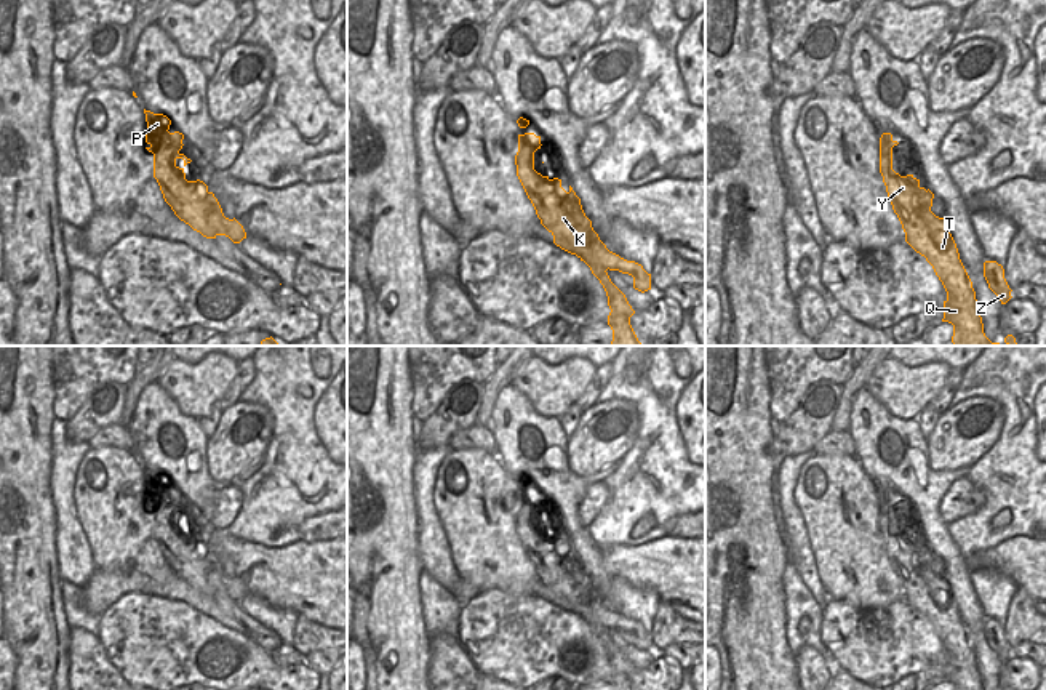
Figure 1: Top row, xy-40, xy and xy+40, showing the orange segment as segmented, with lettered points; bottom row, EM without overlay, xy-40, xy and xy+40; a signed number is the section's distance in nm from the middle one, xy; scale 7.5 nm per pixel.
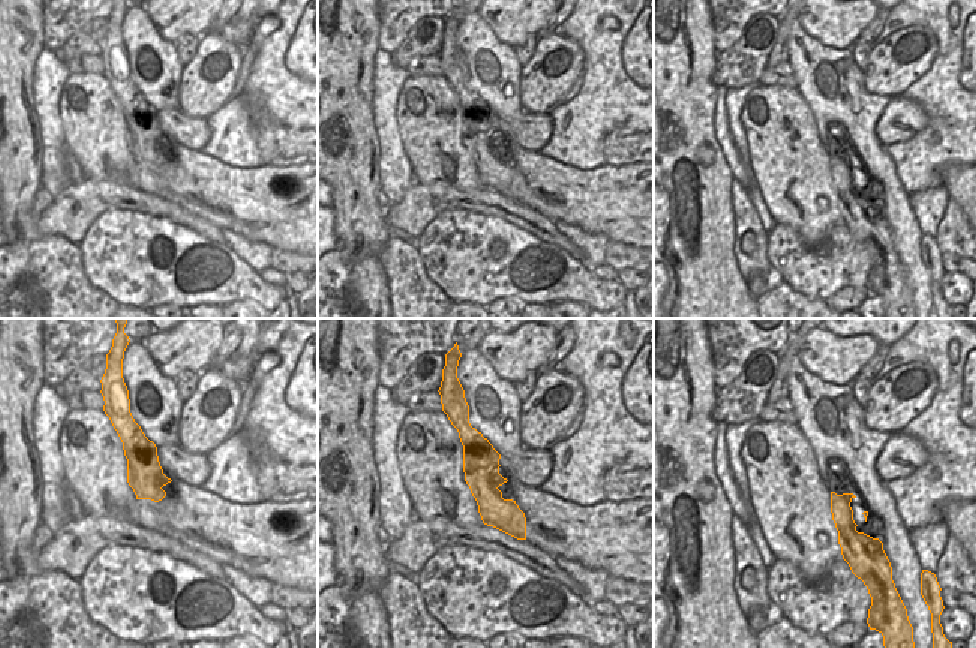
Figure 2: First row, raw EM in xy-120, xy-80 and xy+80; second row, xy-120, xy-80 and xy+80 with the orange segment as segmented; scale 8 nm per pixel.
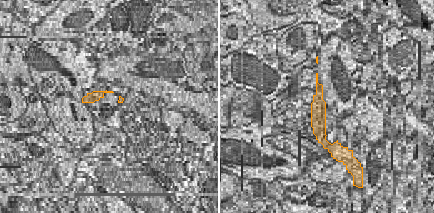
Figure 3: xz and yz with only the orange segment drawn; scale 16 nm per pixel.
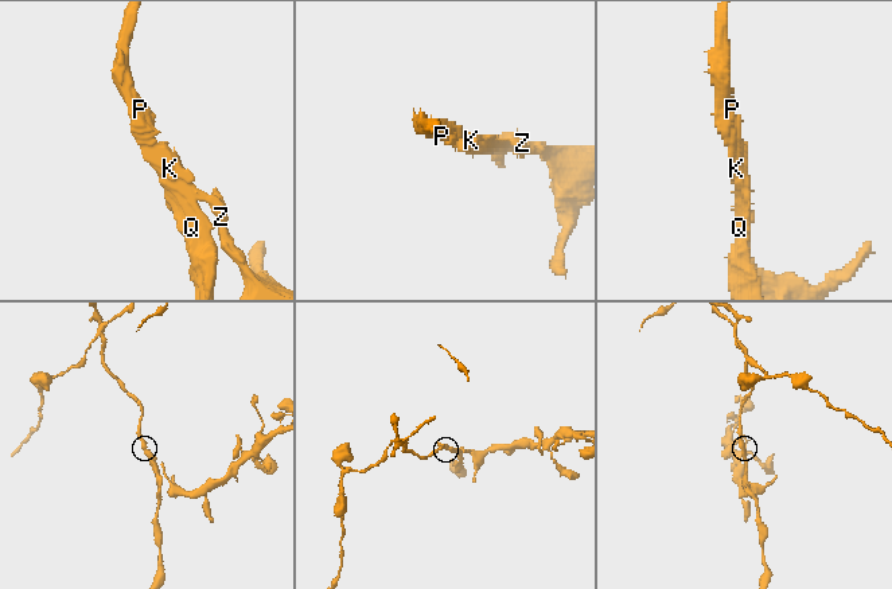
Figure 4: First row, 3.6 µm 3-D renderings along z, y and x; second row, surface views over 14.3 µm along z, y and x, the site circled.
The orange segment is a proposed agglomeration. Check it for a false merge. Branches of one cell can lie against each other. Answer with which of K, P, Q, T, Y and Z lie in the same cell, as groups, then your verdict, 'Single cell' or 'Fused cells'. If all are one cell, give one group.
Groups: K P Q T Y / Z. Fused cells

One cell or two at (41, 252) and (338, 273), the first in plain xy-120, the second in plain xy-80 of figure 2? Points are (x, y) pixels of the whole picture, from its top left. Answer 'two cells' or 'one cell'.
one cell

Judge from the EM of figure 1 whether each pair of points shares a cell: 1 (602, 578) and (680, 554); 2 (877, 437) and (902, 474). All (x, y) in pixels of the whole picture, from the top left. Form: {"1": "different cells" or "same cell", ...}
{"1": "different cells", "2": "same cell"}

